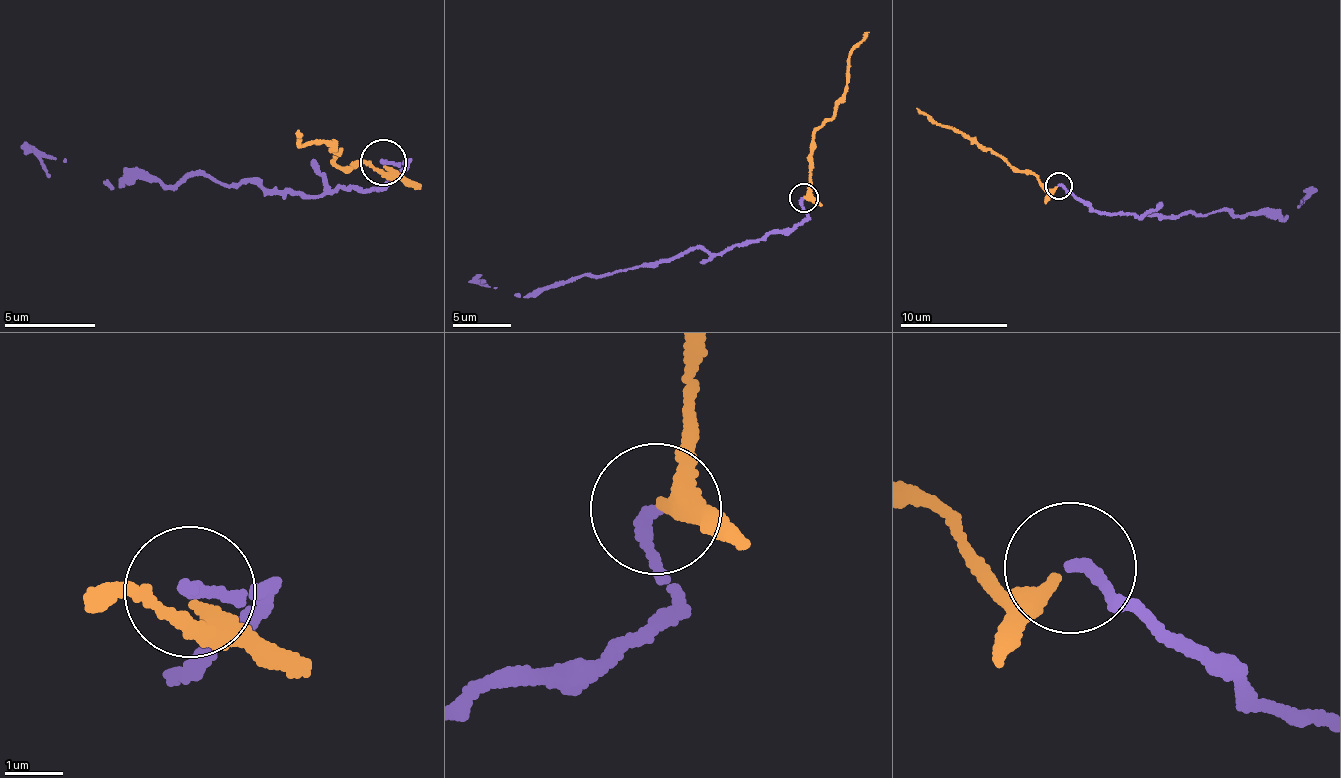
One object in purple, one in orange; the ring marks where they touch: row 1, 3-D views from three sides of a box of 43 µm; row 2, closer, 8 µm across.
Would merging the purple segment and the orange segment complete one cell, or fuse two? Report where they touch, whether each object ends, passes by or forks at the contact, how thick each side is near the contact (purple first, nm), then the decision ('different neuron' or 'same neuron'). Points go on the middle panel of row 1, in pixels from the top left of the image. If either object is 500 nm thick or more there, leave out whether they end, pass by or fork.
place (803, 198); purple ends; orange passes by; calibres 200 and 220 nm; same neuron

